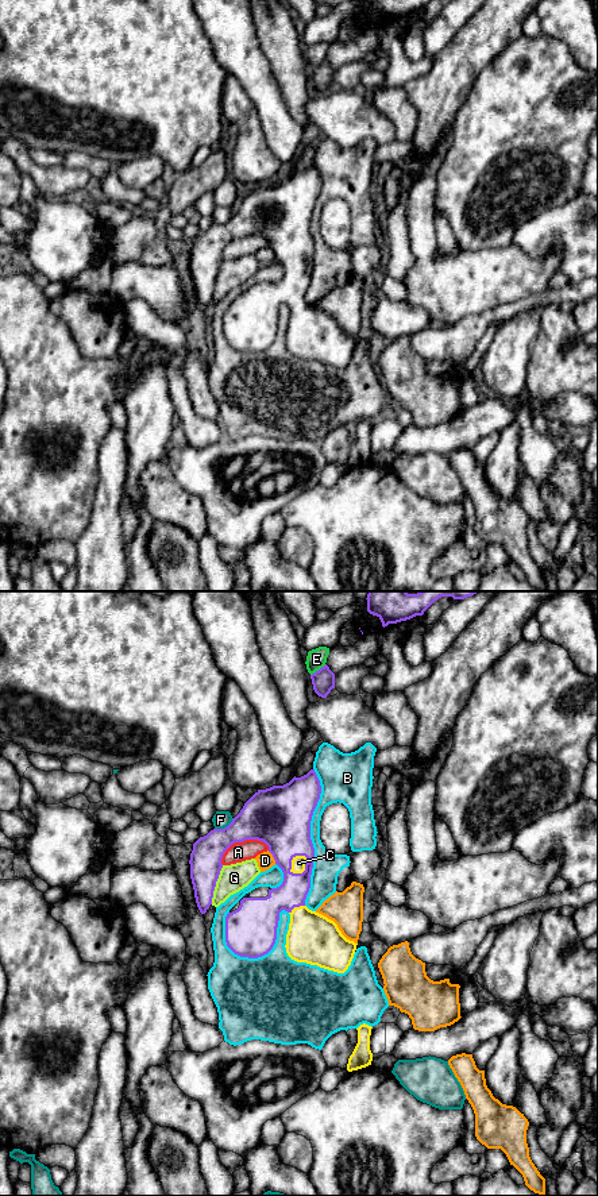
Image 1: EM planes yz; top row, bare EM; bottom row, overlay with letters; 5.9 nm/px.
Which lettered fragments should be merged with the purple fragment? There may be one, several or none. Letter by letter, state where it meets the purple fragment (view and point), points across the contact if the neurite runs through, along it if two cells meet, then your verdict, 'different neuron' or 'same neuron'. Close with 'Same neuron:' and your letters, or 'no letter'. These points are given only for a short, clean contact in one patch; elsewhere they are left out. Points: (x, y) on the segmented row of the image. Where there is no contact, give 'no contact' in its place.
A: contact yz (240, 841); different neuron
B: contact yz (309, 837); different neuron
C: contact yz (303, 872); way yz (288, 833), (290, 870), (303, 872), (298, 863); same neuron
D: contact yz (273, 856); different neuron
E: contact yz (319, 670); different neuron
F: contact yz (224, 828); different neuron
G: contact yz (215, 884); different neuron
Same neuron: C

